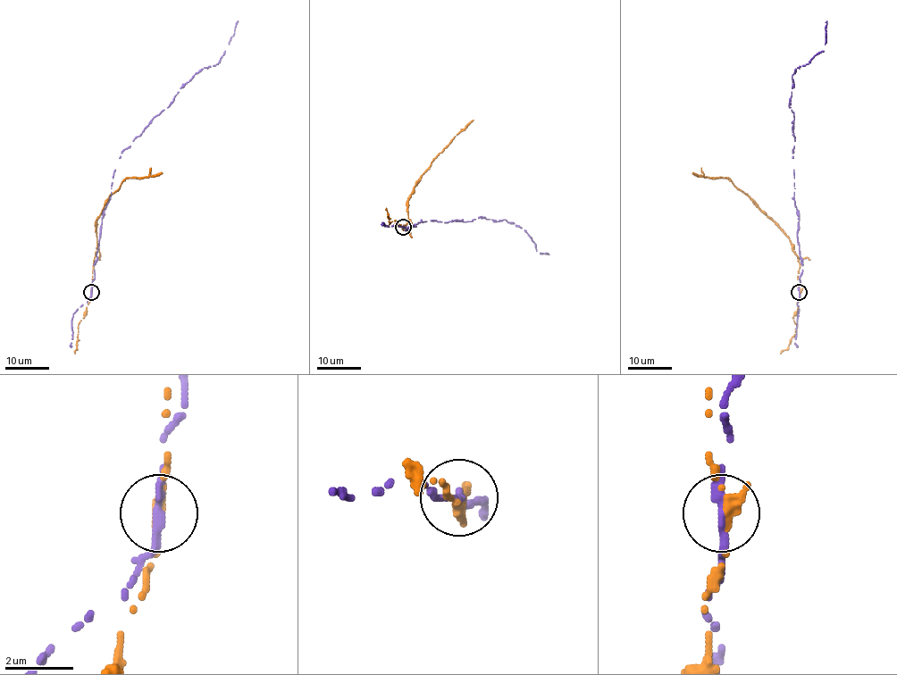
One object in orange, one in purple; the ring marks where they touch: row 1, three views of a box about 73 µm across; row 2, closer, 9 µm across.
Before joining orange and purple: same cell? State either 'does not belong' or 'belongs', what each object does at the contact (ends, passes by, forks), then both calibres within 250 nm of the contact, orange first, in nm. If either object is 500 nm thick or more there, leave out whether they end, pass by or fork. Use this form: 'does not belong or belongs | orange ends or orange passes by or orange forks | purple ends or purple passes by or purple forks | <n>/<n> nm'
does not belong | orange ends | purple passes by | 400/240 nm

